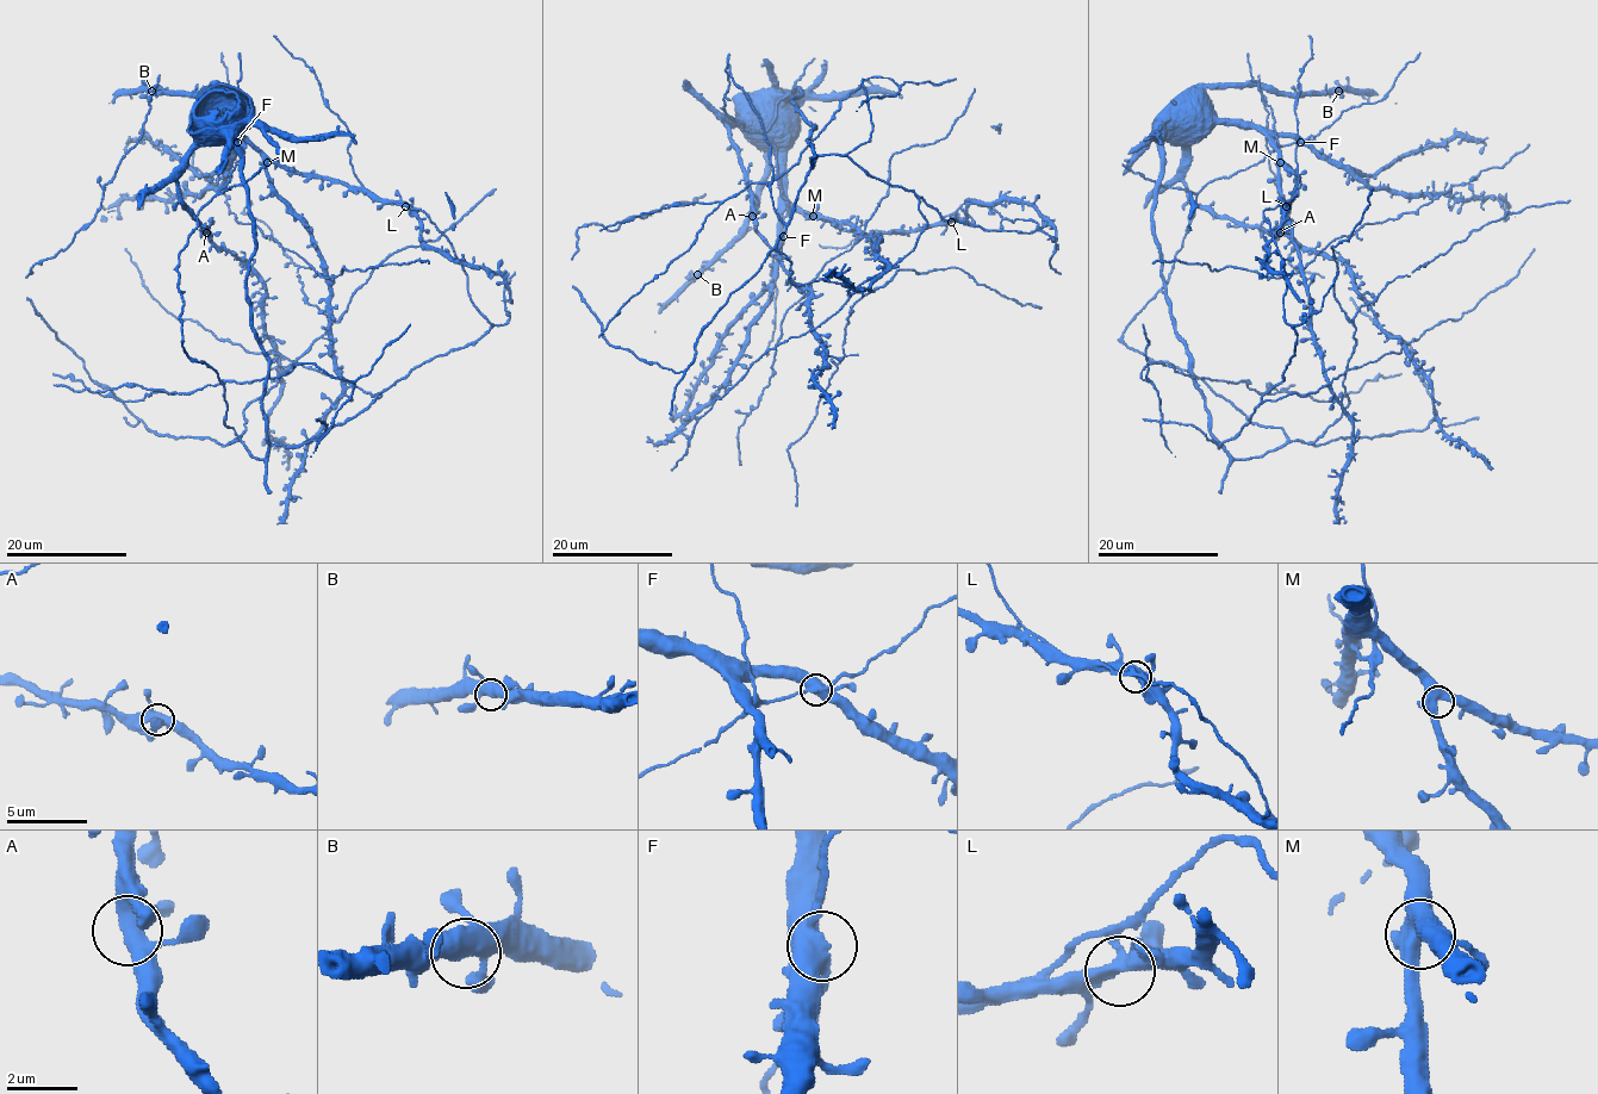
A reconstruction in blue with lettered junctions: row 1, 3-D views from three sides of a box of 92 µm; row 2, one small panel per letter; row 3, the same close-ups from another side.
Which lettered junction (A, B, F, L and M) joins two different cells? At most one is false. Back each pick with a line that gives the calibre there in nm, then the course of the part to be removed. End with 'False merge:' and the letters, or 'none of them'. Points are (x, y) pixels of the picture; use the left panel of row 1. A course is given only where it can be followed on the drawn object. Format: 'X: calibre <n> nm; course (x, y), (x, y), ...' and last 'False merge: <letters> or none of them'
False merge: none of them

